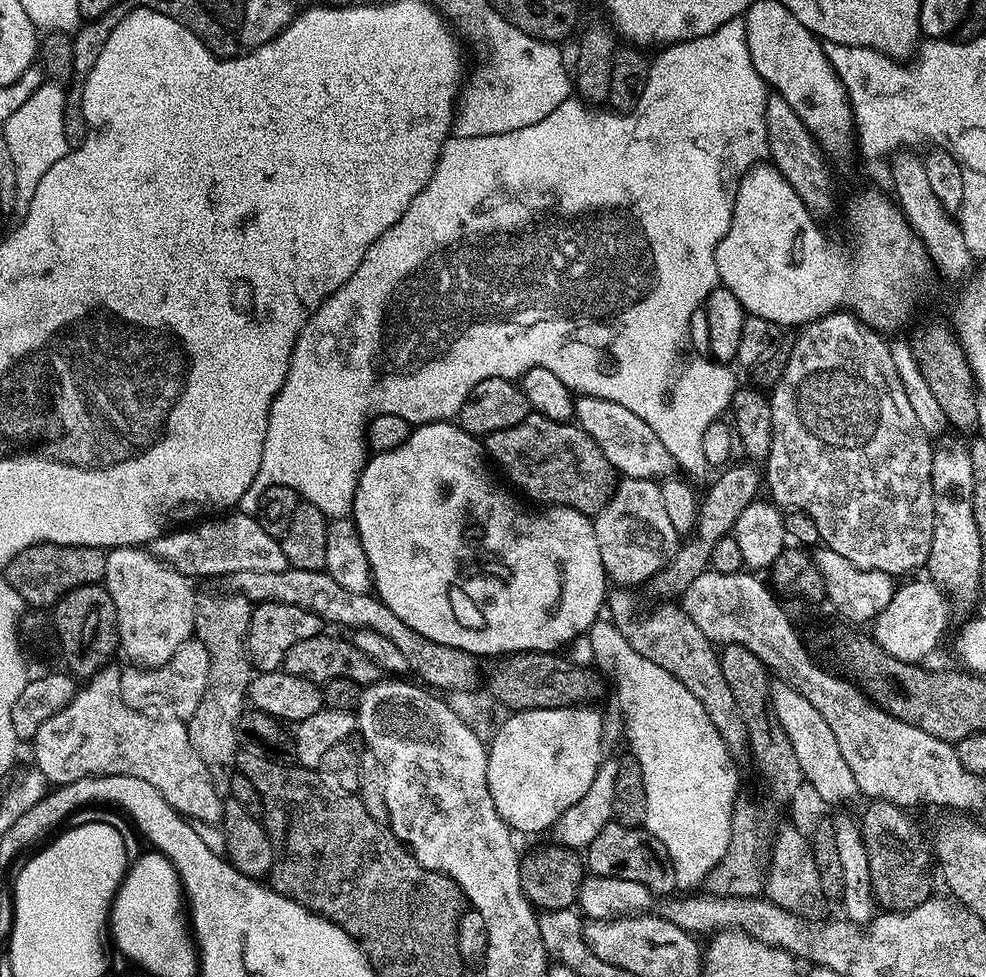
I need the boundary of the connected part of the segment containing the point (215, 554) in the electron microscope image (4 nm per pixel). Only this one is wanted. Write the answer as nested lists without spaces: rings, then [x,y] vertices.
[[[239,510],[231,514],[220,514],[215,518],[205,518],[191,526],[165,532],[150,545],[150,551],[162,562],[172,565],[189,578],[196,576],[231,577],[234,572],[246,570],[286,570],[290,567],[284,553],[283,543],[277,537],[262,530],[255,515],[245,514]]]

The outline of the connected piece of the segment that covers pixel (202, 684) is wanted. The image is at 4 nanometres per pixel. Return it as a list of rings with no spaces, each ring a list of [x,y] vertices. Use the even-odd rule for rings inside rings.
[[[198,639],[186,641],[174,652],[174,658],[157,668],[125,667],[120,674],[120,697],[135,712],[147,712],[157,718],[171,718],[187,722],[198,710],[202,694],[208,685],[210,654]]]

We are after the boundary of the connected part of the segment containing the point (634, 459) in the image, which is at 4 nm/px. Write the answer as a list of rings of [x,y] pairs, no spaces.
[[[577,395],[575,401],[575,423],[579,424],[583,432],[590,434],[594,442],[598,442],[598,450],[606,454],[610,466],[616,469],[621,477],[630,480],[650,480],[668,478],[677,471],[678,467],[670,450],[658,440],[658,434],[633,411],[626,410],[625,407],[618,406],[618,402],[610,402],[606,398]]]

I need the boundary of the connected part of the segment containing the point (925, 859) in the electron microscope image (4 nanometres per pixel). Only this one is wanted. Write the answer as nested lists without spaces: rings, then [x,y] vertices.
[[[872,800],[869,808],[860,816],[858,831],[864,837],[865,849],[869,856],[870,882],[875,903],[881,909],[889,912],[905,912],[922,902],[926,902],[933,895],[932,876],[934,880],[934,860],[929,849],[916,841],[916,828],[907,816],[905,809],[898,804],[891,804],[888,800]]]

